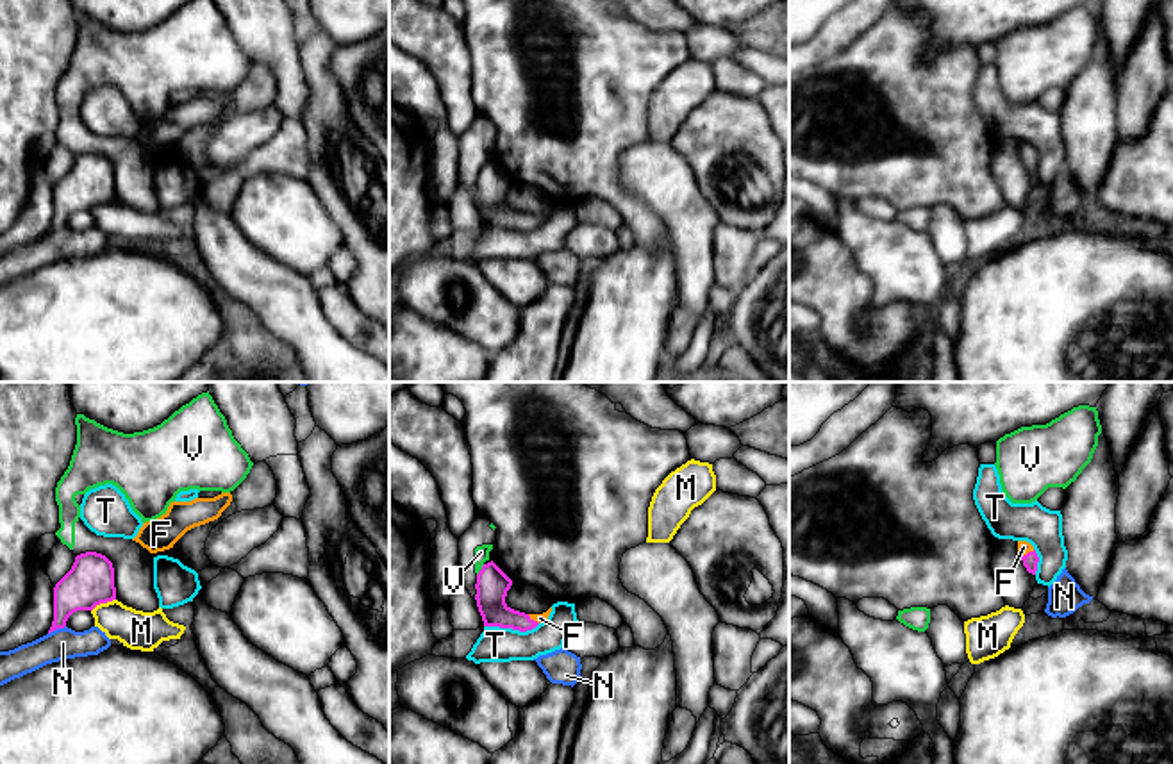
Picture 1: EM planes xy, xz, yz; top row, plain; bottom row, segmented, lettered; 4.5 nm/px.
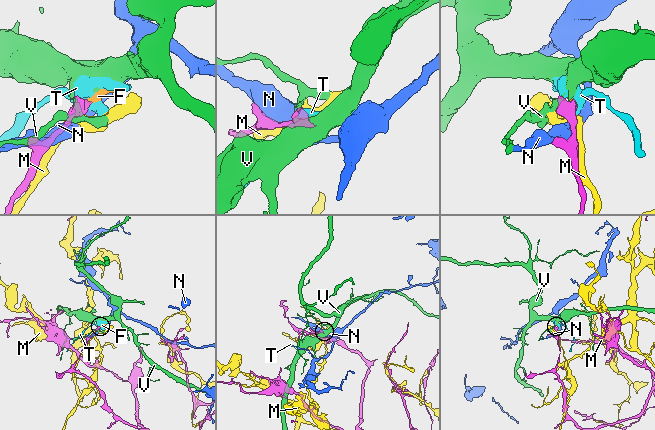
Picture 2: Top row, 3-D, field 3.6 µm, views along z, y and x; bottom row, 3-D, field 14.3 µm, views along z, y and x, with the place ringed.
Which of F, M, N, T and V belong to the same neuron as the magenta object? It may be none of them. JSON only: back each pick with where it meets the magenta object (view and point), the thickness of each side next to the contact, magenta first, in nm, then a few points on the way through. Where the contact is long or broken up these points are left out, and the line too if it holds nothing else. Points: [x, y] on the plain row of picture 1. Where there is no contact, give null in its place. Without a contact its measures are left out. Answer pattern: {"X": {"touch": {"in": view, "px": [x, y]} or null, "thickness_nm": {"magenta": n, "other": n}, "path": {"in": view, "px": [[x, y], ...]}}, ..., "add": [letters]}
{"F": {"touch": {"in": "xz", "px": [532, 220]}, "thickness_nm": {"magenta": 150, "other": 50}, "path": {"in": "xz", "px": [[491, 186], [509, 218], [532, 220], [540, 218]]}}, "add": ["F"]}

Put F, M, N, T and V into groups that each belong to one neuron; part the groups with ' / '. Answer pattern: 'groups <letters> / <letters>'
groups F / M / N / T / V

